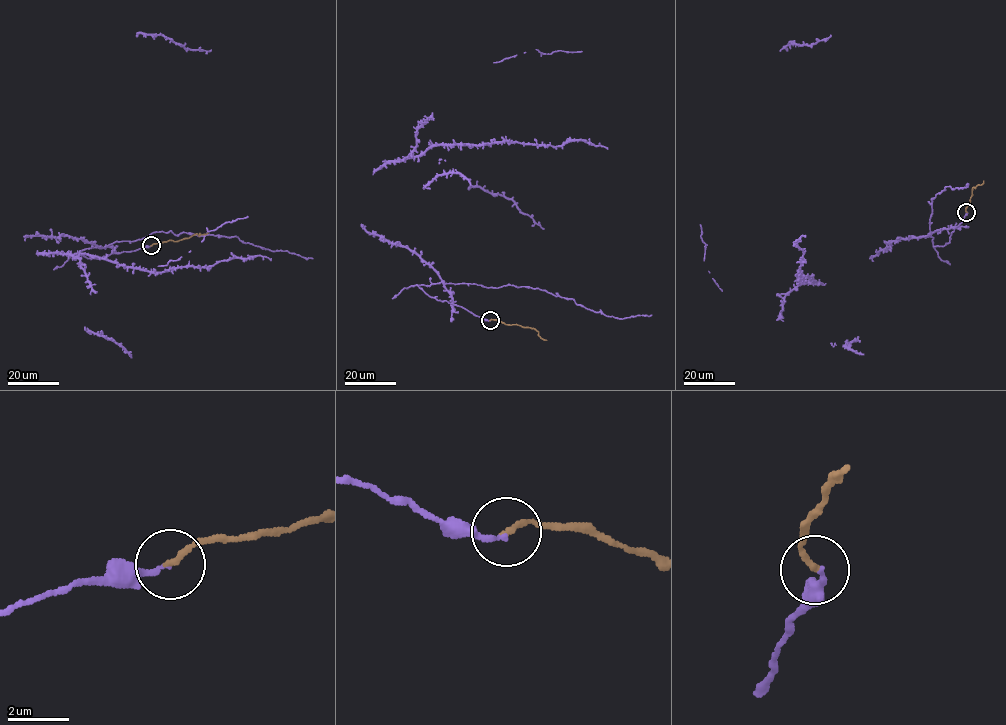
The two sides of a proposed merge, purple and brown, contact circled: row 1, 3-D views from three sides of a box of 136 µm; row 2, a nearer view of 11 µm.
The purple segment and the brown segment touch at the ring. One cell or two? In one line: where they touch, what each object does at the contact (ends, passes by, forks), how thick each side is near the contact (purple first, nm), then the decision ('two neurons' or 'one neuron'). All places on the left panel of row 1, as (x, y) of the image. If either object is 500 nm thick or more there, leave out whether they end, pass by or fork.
(151, 245) | purple ends | brown ends | 170/200 nm | one neuron

